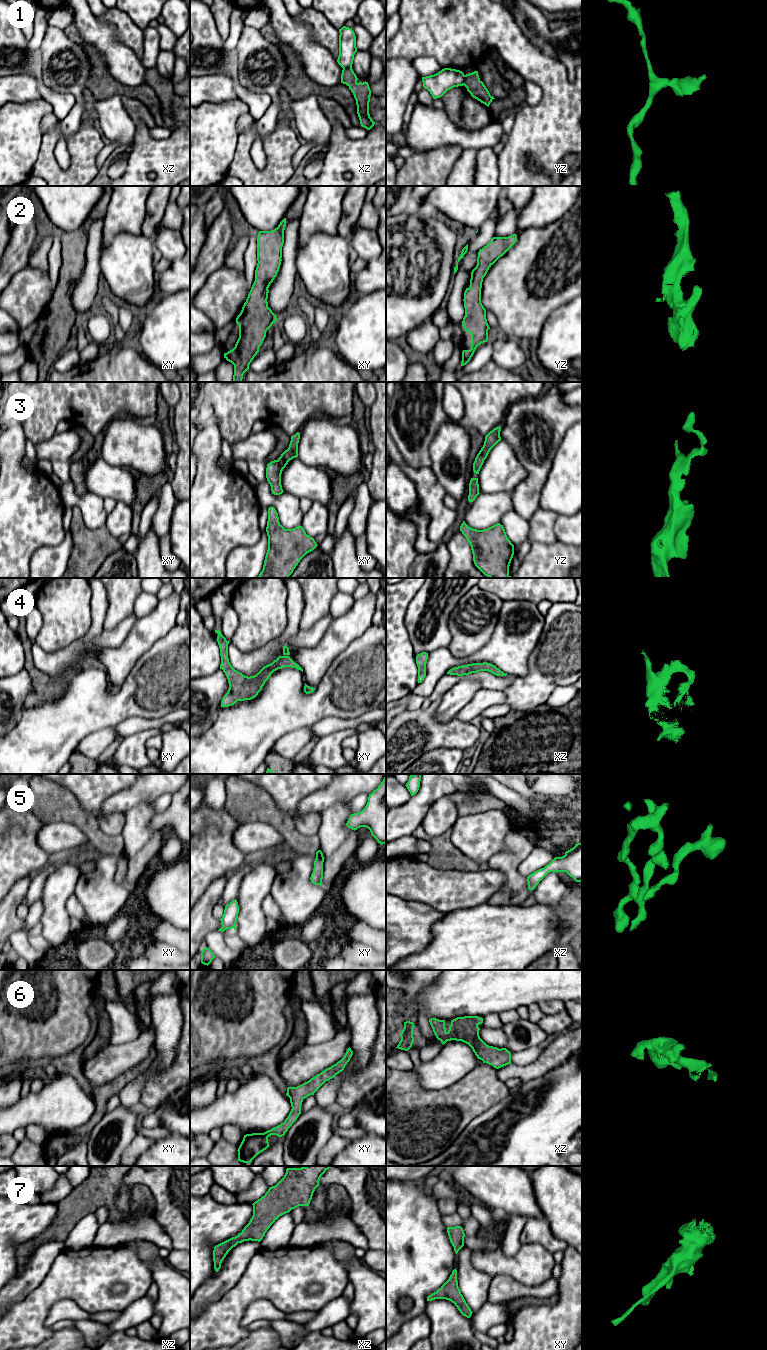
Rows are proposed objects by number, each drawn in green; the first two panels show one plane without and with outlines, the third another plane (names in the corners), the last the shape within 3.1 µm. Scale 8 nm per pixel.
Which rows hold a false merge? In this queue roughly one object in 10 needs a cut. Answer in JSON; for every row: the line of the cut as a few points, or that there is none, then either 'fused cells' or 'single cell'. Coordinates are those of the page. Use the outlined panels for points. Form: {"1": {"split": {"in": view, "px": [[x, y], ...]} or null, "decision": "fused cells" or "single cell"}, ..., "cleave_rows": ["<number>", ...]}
{"1": {"split": {"in": "yz", "px": [[465, 75], [463, 84]]}, "decision": "fused cells"}, "2": {"split": null, "decision": "single cell"}, "3": {"split": null, "decision": "single cell"}, "4": {"split": null, "decision": "single cell"}, "5": {"split": null, "decision": "single cell"}, "6": {"split": null, "decision": "single cell"}, "7": {"split": null, "decision": "single cell"}, "cleave_rows": ["1"]}

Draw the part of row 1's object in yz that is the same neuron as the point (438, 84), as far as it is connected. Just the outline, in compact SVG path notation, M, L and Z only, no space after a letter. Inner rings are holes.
M444 68L438 73L422 77L423 87L432 95L433 99L442 97L448 90L463 86L465 75L462 71Z

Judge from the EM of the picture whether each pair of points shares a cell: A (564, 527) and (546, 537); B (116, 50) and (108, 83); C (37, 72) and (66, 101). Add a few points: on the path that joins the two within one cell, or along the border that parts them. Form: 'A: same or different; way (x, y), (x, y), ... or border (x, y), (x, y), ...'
A: different; border (558, 516), (554, 524), (554, 535), (557, 541)
B: different; border (104, 63), (108, 72), (114, 78), (130, 87)
C: same; way (40, 81), (42, 86), (57, 100)

